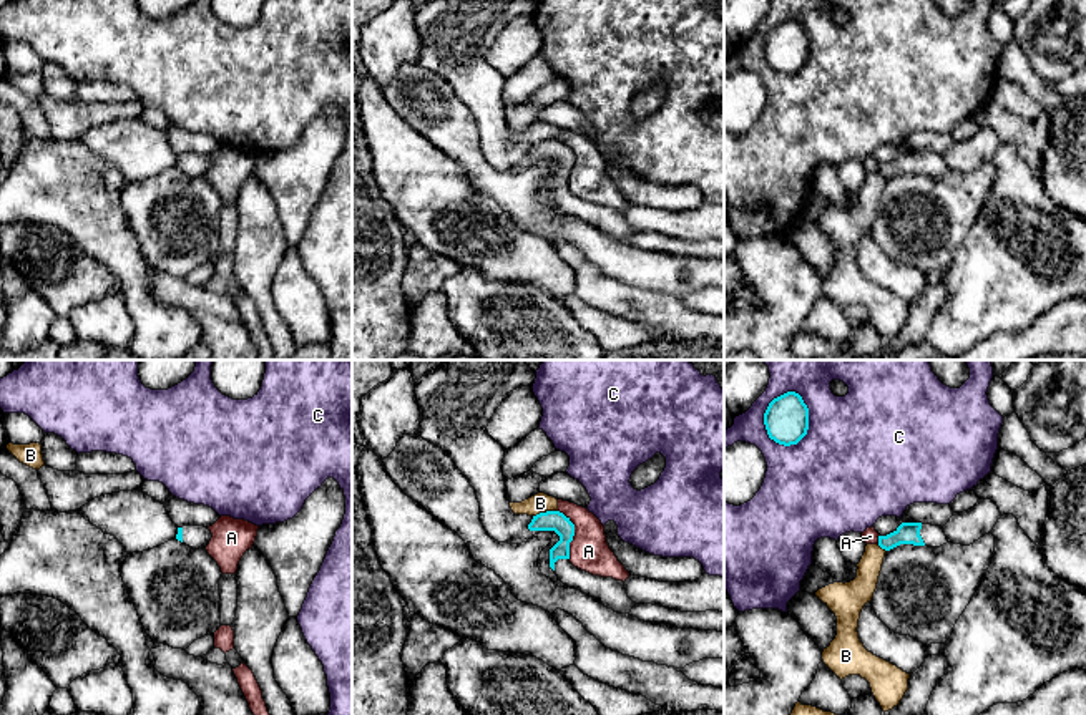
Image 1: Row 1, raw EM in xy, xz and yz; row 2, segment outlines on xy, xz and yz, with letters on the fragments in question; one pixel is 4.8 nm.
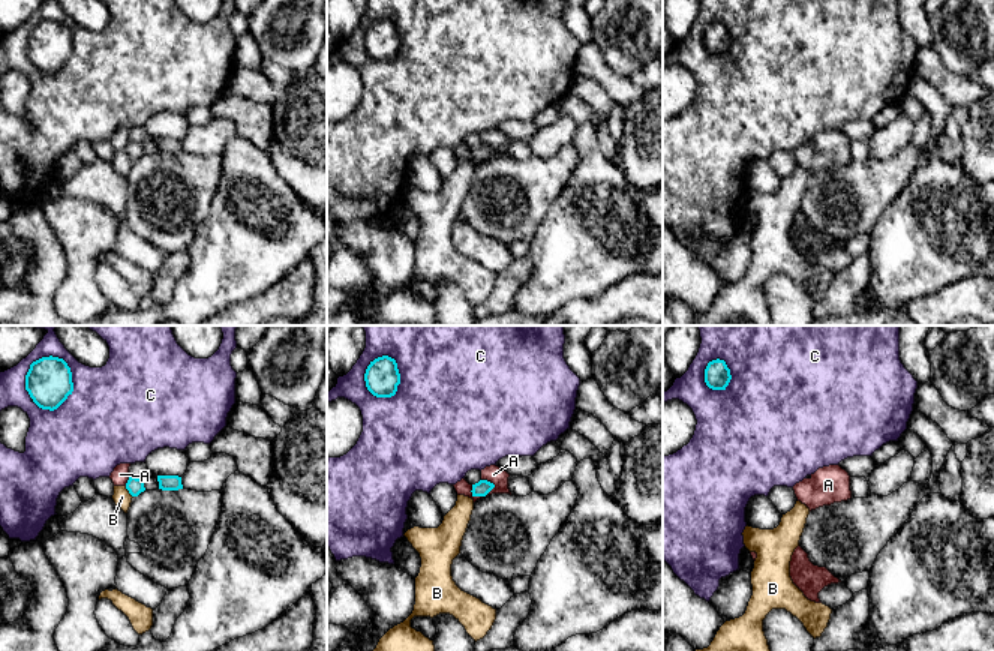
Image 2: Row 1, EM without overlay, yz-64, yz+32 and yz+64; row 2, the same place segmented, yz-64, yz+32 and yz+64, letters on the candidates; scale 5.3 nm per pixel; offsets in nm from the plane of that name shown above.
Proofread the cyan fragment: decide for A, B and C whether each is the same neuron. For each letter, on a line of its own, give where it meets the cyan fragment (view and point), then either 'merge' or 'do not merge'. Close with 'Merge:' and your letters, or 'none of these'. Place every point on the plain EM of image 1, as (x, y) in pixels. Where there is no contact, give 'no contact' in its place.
A: contact xz (573, 163); do not merge
B: contact xz (547, 140); do not merge
C: contact yz (807, 52); do not merge
Merge: none of these

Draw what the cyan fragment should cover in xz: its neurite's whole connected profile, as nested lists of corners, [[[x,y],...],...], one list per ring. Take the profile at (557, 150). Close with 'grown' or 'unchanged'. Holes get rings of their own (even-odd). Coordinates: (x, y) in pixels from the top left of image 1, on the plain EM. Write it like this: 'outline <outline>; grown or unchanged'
outline [[[560,139],[540,141],[533,144],[528,158],[555,159],[560,164],[560,169],[550,178],[550,196],[565,214],[581,219],[618,242],[631,241],[636,231],[628,226],[623,209],[593,204],[570,191],[570,171],[575,164],[575,153],[570,146]]]; grown

